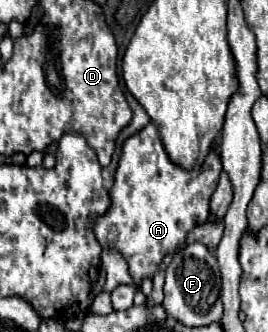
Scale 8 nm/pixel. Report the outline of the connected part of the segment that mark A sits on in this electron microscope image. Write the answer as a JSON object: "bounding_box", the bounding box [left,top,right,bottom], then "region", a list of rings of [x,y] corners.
{"bounding_box":[95,123,221,285],"region":[[[149,123],[137,135],[133,135],[131,139],[125,141],[119,169],[115,173],[115,183],[111,189],[111,209],[105,213],[105,217],[99,217],[95,221],[95,237],[103,249],[113,247],[113,249],[121,251],[121,255],[129,263],[129,273],[133,275],[137,285],[141,283],[143,277],[155,275],[165,253],[175,251],[177,245],[181,245],[185,241],[185,235],[195,225],[209,219],[209,199],[211,199],[211,195],[217,187],[217,181],[219,181],[219,175],[221,175],[221,159],[215,149],[217,147],[213,147],[207,153],[203,165],[199,165],[195,169],[183,169],[183,167],[175,165],[173,161],[169,161],[165,149],[161,145],[157,127],[153,123]]]}

